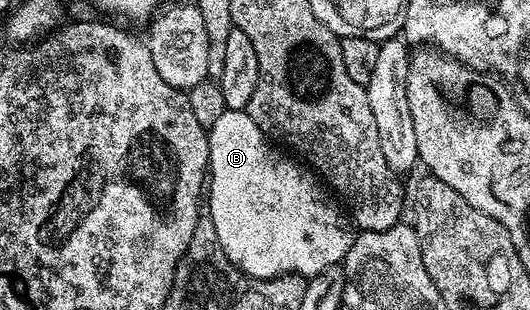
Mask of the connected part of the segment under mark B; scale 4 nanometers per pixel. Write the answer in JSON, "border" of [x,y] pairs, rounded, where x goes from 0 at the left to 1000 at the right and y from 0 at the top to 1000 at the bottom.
{"border":[[[457,352],[423,358],[417,384],[409,384],[409,397],[402,397],[394,419],[391,458],[394,632],[387,661],[389,671],[391,661],[398,671],[394,697],[425,823],[457,881],[470,894],[487,894],[491,906],[536,887],[585,900],[645,848],[662,794],[666,752],[647,729],[638,681],[617,652],[619,613],[585,542],[574,539],[562,516],[521,477],[496,432],[492,410],[485,410],[485,397],[477,397],[472,371]]]}

